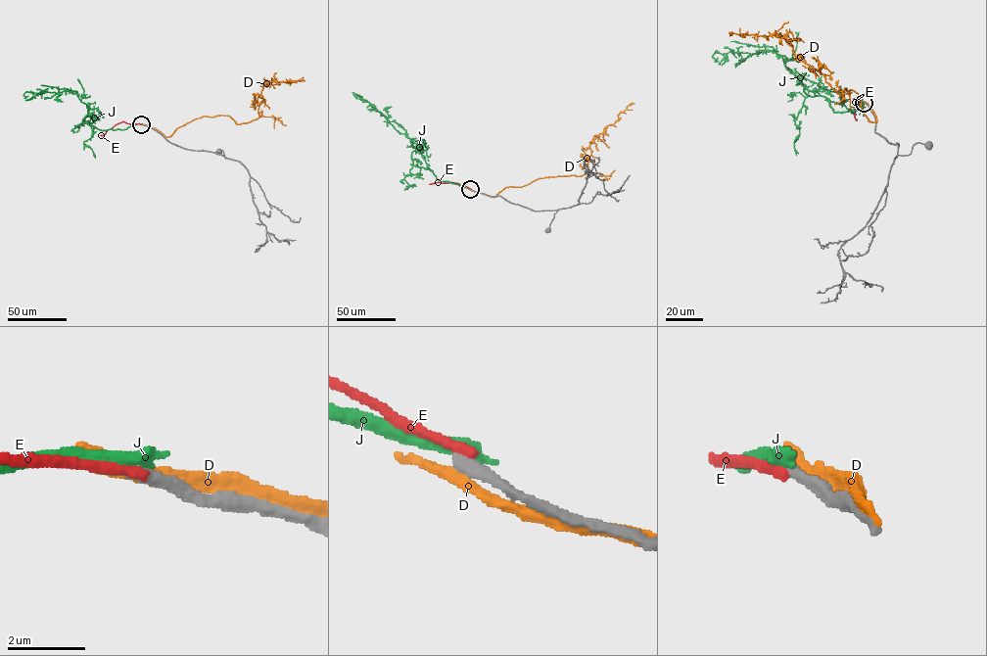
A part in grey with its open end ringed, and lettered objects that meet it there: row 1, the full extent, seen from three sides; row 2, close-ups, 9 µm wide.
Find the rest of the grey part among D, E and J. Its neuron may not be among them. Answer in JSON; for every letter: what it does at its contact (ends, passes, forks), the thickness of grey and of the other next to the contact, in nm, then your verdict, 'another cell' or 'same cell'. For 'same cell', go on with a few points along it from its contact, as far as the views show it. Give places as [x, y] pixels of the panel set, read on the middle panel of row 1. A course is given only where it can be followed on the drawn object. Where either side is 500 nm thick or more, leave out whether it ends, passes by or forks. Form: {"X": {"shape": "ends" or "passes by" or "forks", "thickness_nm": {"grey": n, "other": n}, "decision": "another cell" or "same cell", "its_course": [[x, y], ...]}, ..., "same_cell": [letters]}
{"D": {"shape": "passes by", "thickness_nm": {"grey": 360, "other": 320}, "decision": "another cell"}, "E": {"shape": "ends", "thickness_nm": {"grey": 320, "other": 280}, "decision": "another cell"}, "J": {"shape": "ends", "thickness_nm": {"grey": 360, "other": 440}, "decision": "another cell"}, "same_cell": []}

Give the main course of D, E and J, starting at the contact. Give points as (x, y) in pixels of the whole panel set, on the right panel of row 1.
D: (865, 103), (875, 122), (861, 109), (857, 93), (845, 88), (844, 103), (784, 38), (729, 34)
E: (864, 103), (855, 102), (854, 98), (857, 119)
J: (864, 102), (855, 111), (835, 113), (825, 96), (808, 95), (772, 51), (716, 51), (713, 58), (718, 58)

